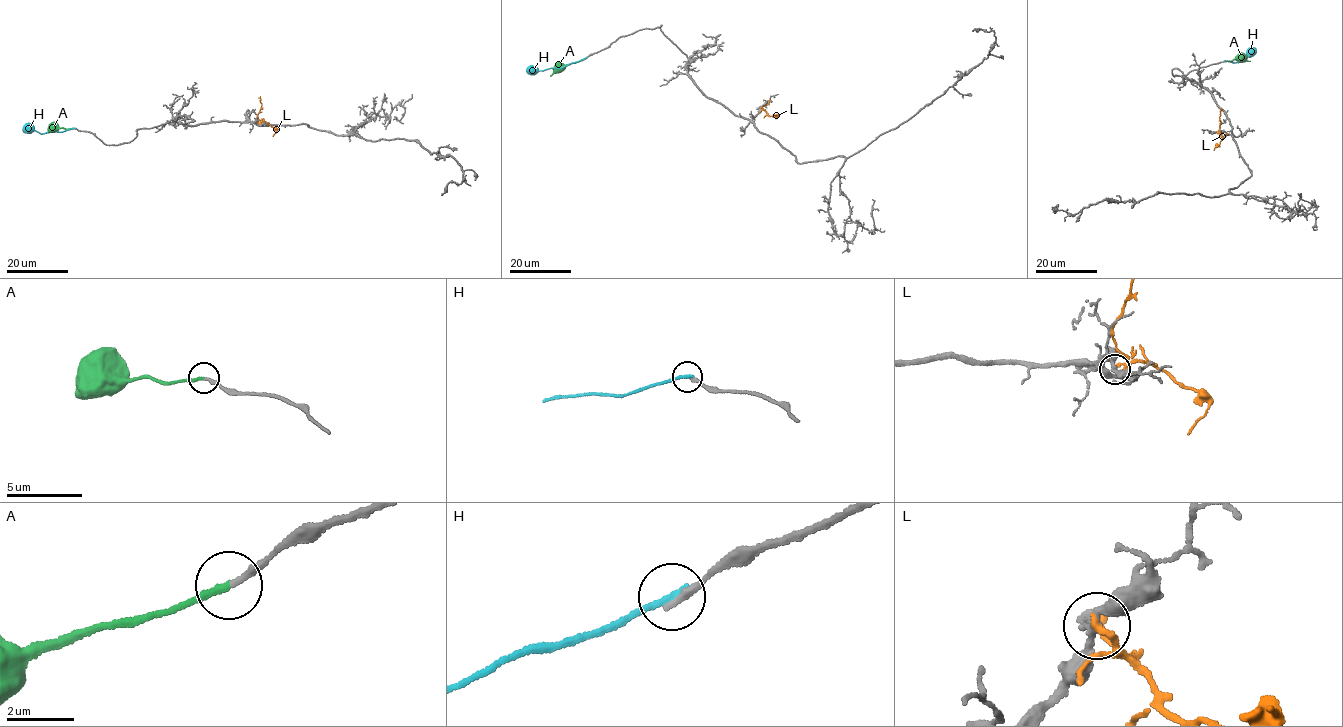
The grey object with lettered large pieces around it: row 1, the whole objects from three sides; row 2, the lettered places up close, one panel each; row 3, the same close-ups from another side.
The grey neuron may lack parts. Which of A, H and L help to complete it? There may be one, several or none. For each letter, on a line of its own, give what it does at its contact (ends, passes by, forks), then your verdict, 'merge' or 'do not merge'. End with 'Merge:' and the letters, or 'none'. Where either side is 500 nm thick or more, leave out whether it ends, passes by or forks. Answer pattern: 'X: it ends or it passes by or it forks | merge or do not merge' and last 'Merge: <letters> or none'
A: it ends | merge
H: it ends | do not merge
L: it ends | do not merge
Merge: A

